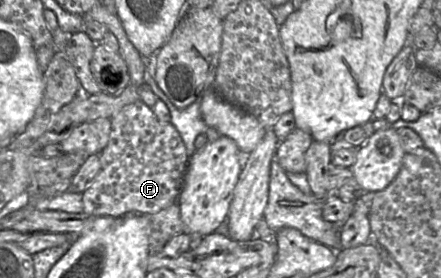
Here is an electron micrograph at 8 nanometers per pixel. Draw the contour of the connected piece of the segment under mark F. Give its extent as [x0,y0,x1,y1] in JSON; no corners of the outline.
[82,99,189,217]

